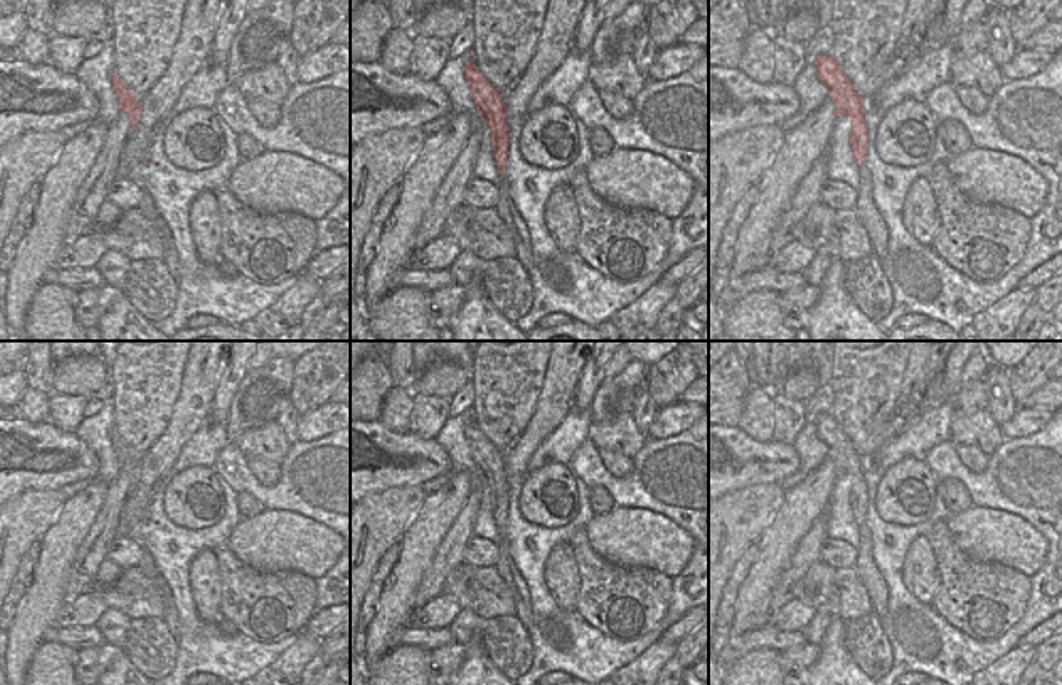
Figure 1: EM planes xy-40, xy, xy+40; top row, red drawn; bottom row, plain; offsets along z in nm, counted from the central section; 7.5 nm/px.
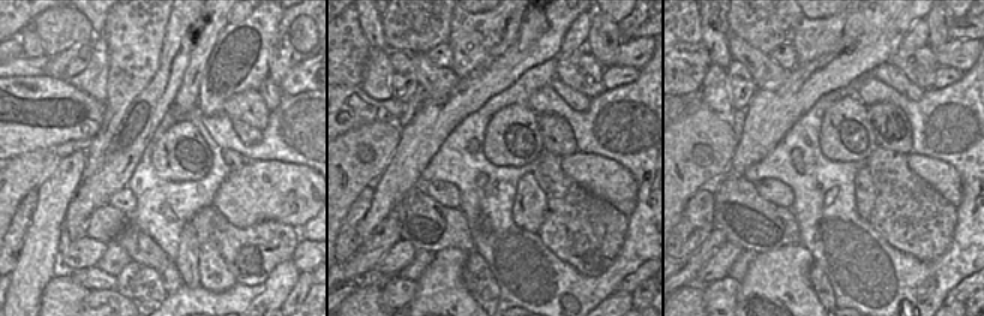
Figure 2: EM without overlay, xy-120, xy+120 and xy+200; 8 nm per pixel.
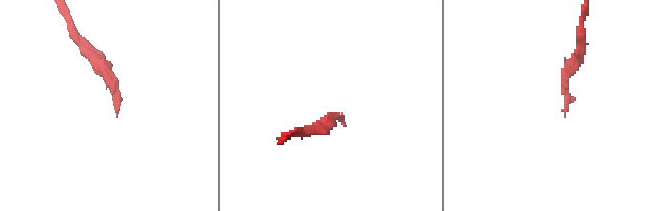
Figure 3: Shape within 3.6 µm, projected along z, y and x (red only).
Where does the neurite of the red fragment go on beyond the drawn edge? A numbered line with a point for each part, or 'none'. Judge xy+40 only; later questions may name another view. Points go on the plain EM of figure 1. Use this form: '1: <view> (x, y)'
1: xy+40 (872, 580)

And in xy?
1: xy (506, 567)

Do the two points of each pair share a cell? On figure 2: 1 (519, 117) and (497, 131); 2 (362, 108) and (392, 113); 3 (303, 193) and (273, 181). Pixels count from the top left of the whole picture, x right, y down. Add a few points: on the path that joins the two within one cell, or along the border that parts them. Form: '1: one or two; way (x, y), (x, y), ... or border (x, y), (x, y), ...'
1: one; way (513, 120), (503, 128)
2: one; way (369, 110), (384, 111)
3: one; way (296, 189), (281, 187)

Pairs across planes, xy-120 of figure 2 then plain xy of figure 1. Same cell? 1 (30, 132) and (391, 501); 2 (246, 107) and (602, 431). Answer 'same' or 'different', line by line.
1: different
2: same

